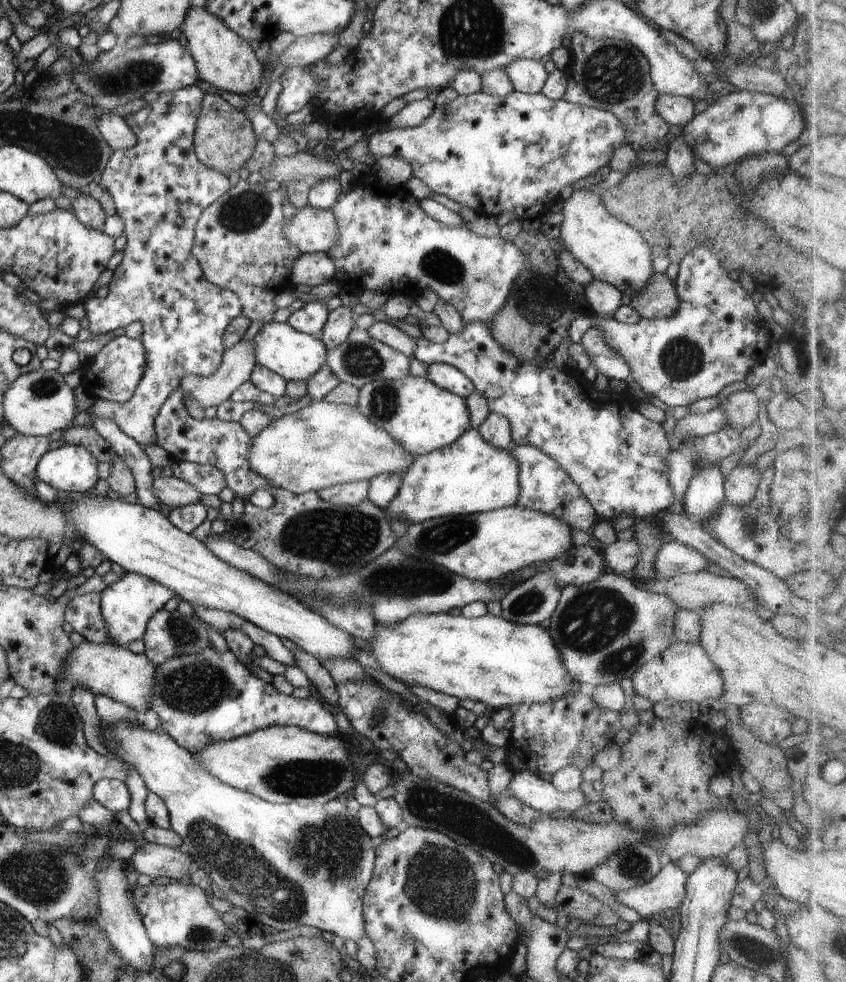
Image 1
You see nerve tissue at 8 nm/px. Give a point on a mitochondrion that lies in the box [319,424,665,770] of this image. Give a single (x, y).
(598, 621)

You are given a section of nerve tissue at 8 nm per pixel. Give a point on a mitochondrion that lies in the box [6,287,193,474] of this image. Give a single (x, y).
(45, 387)

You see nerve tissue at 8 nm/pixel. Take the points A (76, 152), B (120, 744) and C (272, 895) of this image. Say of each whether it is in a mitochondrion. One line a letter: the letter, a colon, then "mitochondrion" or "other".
A: mitochondrion
B: mitochondrion
C: mitochondrion

